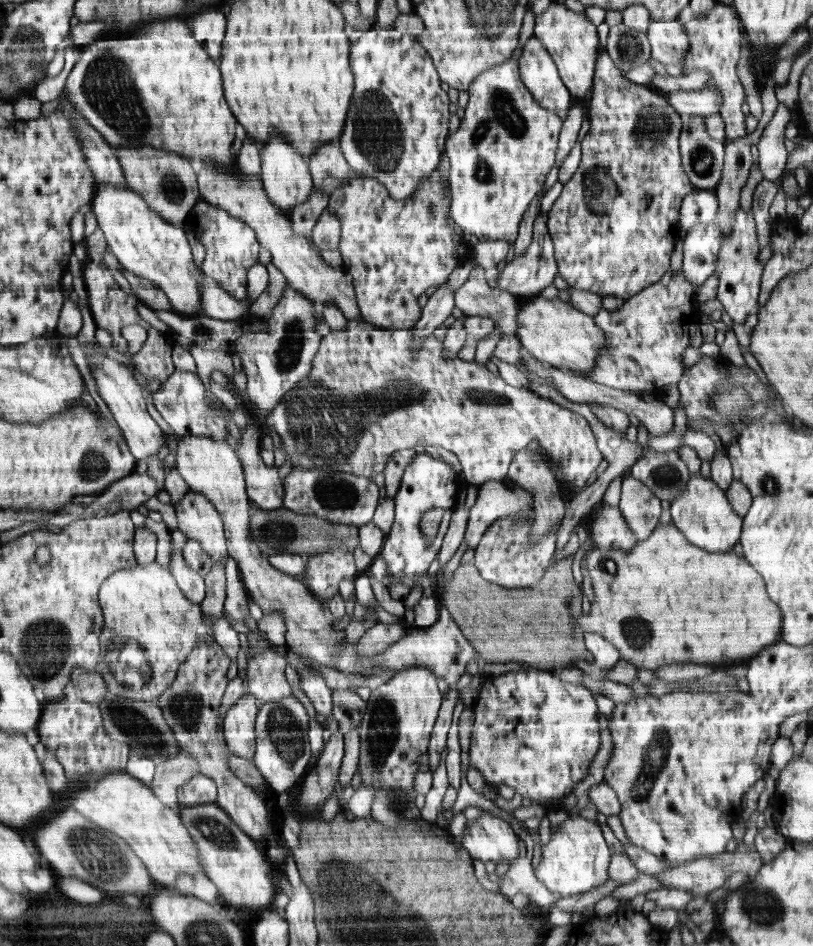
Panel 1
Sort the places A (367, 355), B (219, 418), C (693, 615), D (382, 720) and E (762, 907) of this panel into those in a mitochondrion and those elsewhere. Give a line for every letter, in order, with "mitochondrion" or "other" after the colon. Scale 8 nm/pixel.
A: other
B: mitochondrion
C: other
D: mitochondrion
E: mitochondrion

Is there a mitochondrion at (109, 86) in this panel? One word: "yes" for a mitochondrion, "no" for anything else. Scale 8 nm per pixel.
yes

